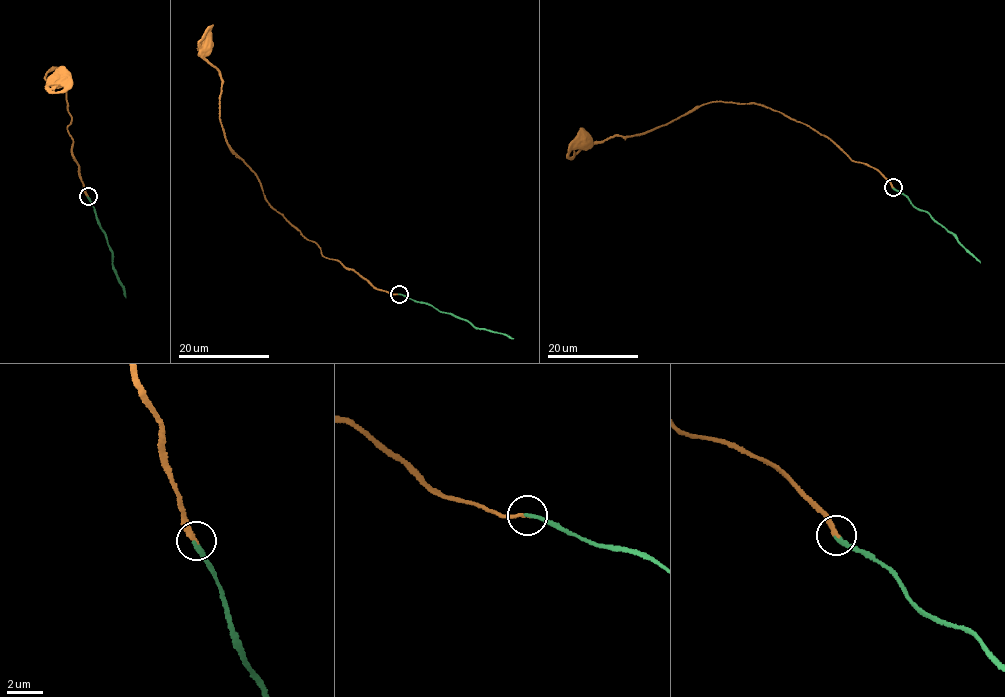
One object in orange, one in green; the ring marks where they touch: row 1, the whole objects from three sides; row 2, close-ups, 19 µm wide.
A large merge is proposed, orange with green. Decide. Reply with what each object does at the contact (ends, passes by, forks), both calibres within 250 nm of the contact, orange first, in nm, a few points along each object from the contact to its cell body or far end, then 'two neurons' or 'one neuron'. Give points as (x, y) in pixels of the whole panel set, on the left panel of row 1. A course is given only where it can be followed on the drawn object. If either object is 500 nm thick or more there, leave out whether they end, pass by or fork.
orange ends there; green ends there; 200 nm thick on the orange side, 200 nm on the other; orange runs (88, 195), (67, 128), (67, 74), (49, 68), (45, 79), (62, 83), (52, 80), (58, 78); green runs (87, 195), (110, 248), (113, 269), (125, 298); one neuron

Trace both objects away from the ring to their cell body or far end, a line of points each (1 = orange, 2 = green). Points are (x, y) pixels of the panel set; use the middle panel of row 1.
1: (399, 293), (322, 255), (267, 201), (229, 149), (222, 77), (204, 46)
2: (398, 293), (460, 317), (473, 326), (513, 338)

